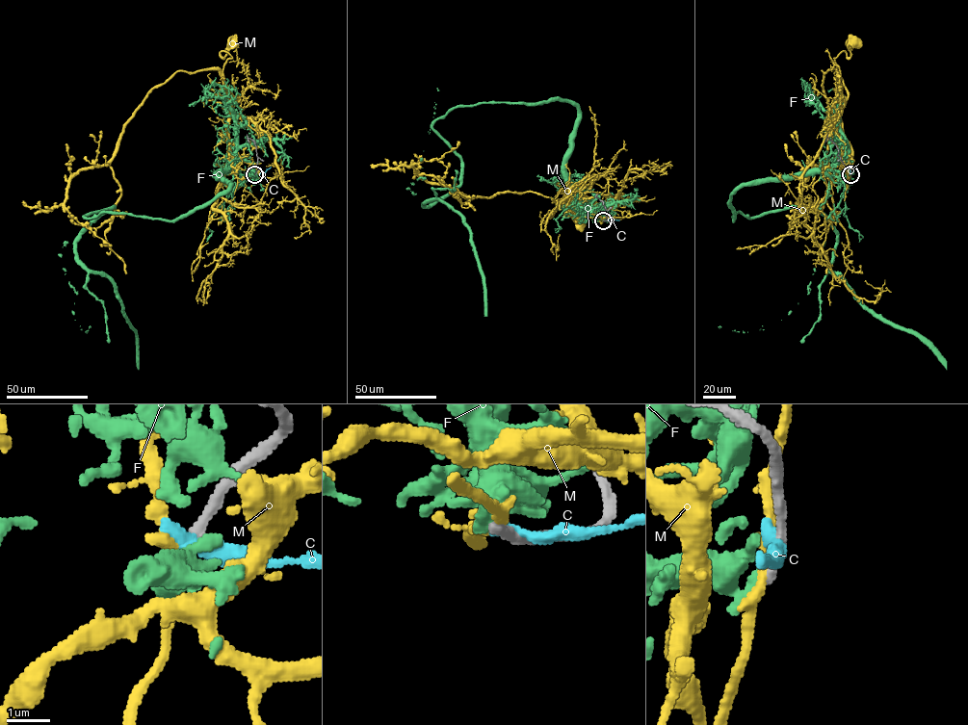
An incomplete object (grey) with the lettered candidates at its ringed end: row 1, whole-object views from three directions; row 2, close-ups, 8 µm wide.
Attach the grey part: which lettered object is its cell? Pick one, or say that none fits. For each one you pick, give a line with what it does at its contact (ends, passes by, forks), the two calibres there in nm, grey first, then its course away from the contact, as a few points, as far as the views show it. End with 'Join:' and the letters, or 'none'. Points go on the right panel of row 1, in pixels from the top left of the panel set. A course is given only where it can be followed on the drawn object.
Join: none

